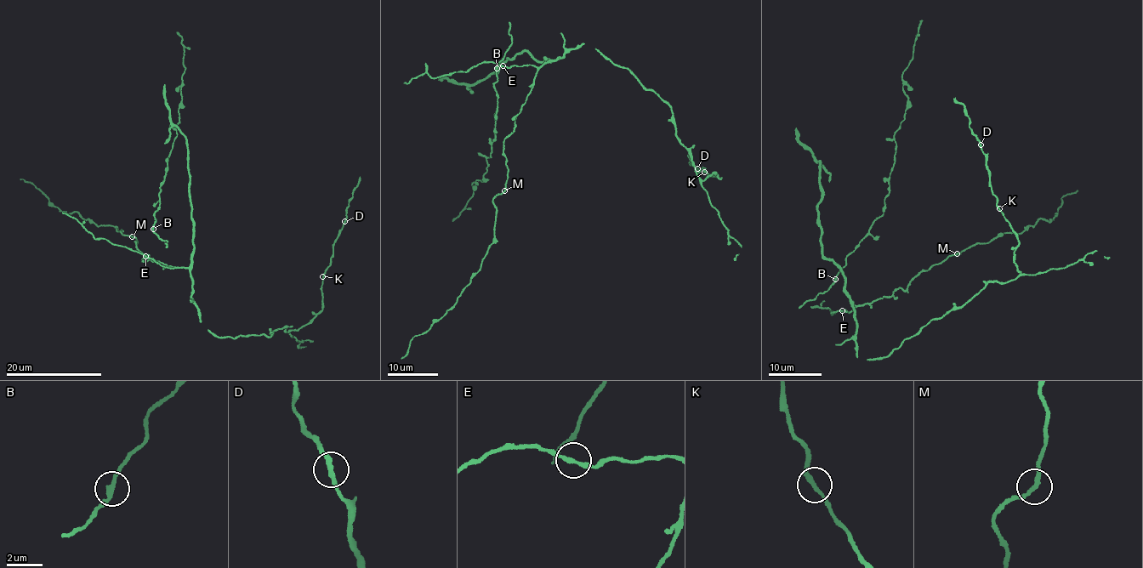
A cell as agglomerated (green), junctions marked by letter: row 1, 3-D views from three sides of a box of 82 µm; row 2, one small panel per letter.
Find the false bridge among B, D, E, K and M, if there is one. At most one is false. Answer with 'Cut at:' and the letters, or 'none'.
Cut at: B

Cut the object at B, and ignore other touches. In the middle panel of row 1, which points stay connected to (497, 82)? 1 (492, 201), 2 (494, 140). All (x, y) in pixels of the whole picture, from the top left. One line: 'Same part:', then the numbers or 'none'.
Same part: 2

